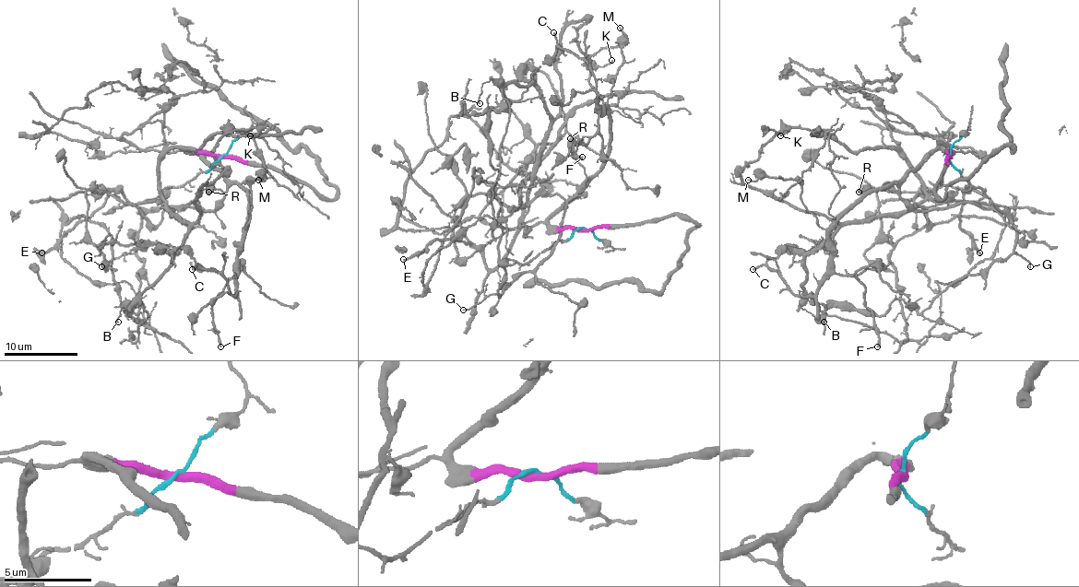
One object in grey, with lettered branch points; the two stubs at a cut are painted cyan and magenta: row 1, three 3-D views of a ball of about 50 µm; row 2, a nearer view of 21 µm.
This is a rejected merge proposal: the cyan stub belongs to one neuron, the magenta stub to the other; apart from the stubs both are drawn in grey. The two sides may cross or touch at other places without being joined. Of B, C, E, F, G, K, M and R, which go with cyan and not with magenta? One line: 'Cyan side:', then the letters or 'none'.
Cyan side: B, E, K

